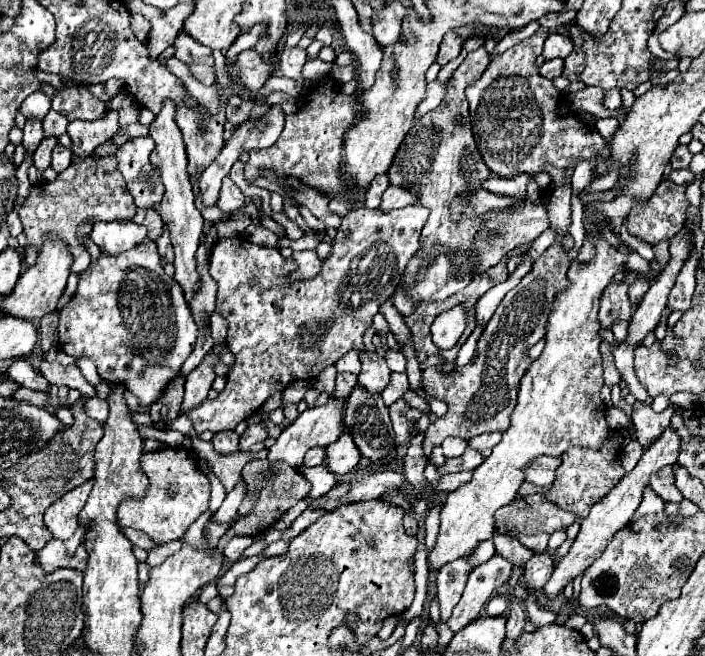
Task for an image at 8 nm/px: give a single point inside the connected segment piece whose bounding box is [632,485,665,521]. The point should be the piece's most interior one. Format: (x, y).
(652, 503)

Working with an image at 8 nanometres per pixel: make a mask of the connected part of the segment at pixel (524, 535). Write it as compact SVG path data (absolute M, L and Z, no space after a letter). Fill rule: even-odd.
M527 495L523 499L515 499L507 507L501 507L495 513L495 529L501 529L503 533L513 533L525 547L529 547L535 553L545 551L551 533L559 529L567 529L575 521L579 521L577 515L563 511L561 507L547 501L543 495Z

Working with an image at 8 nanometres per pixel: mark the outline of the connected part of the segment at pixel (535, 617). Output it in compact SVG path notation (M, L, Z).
M525 585L523 586L529 592L528 597L524 600L529 621L536 627L553 624L556 618L555 612L539 609L535 604L536 597L534 591L527 589Z

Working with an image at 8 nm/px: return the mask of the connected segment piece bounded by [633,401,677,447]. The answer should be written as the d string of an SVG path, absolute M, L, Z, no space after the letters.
M635 401L633 403L633 423L635 423L635 429L637 429L637 441L643 447L649 445L651 441L655 441L661 435L661 431L667 427L667 423L671 421L675 411L677 411L677 407L669 405L665 411L655 413L651 409L651 405Z

